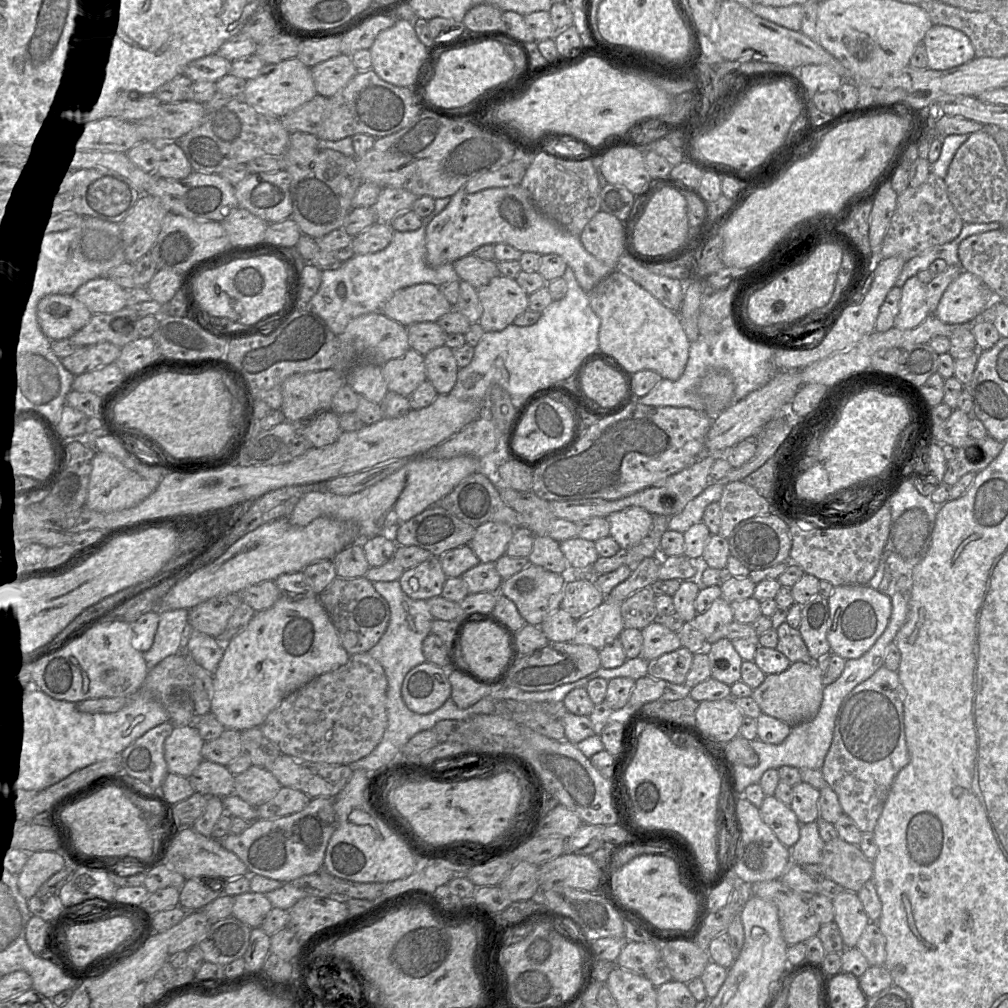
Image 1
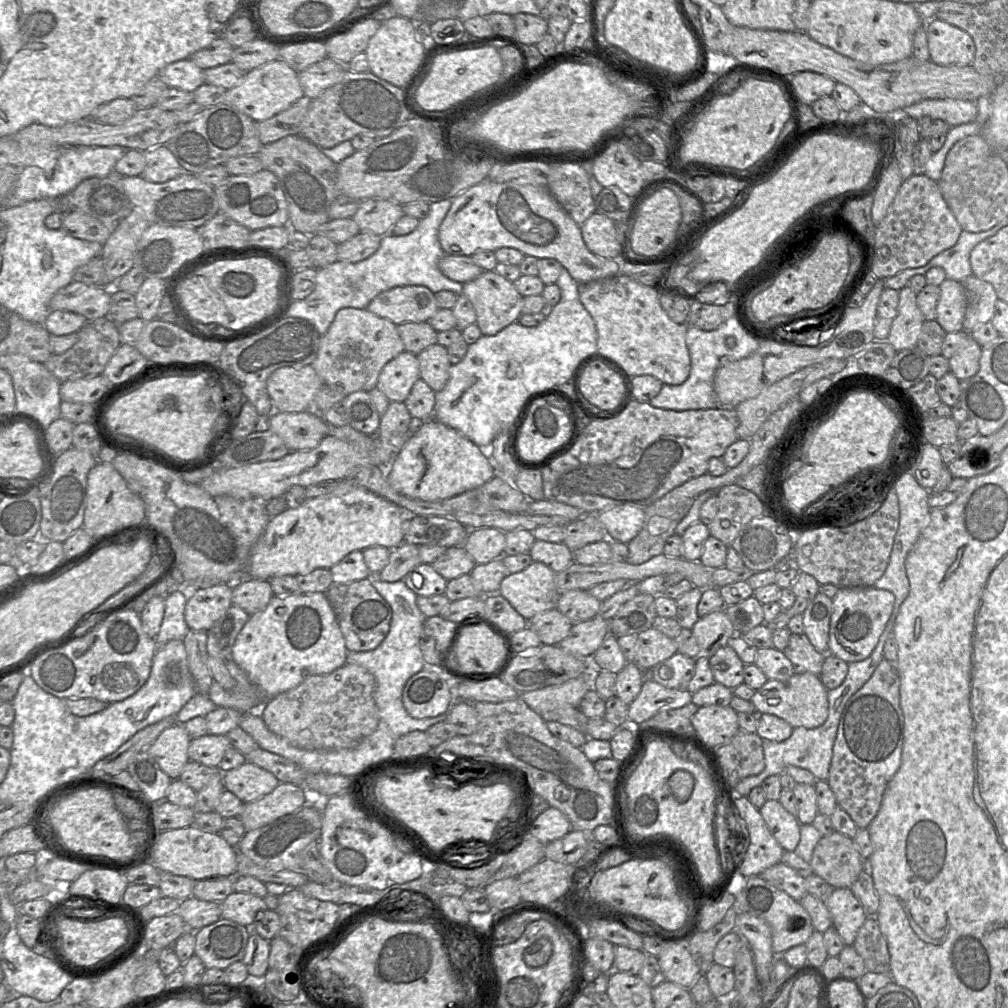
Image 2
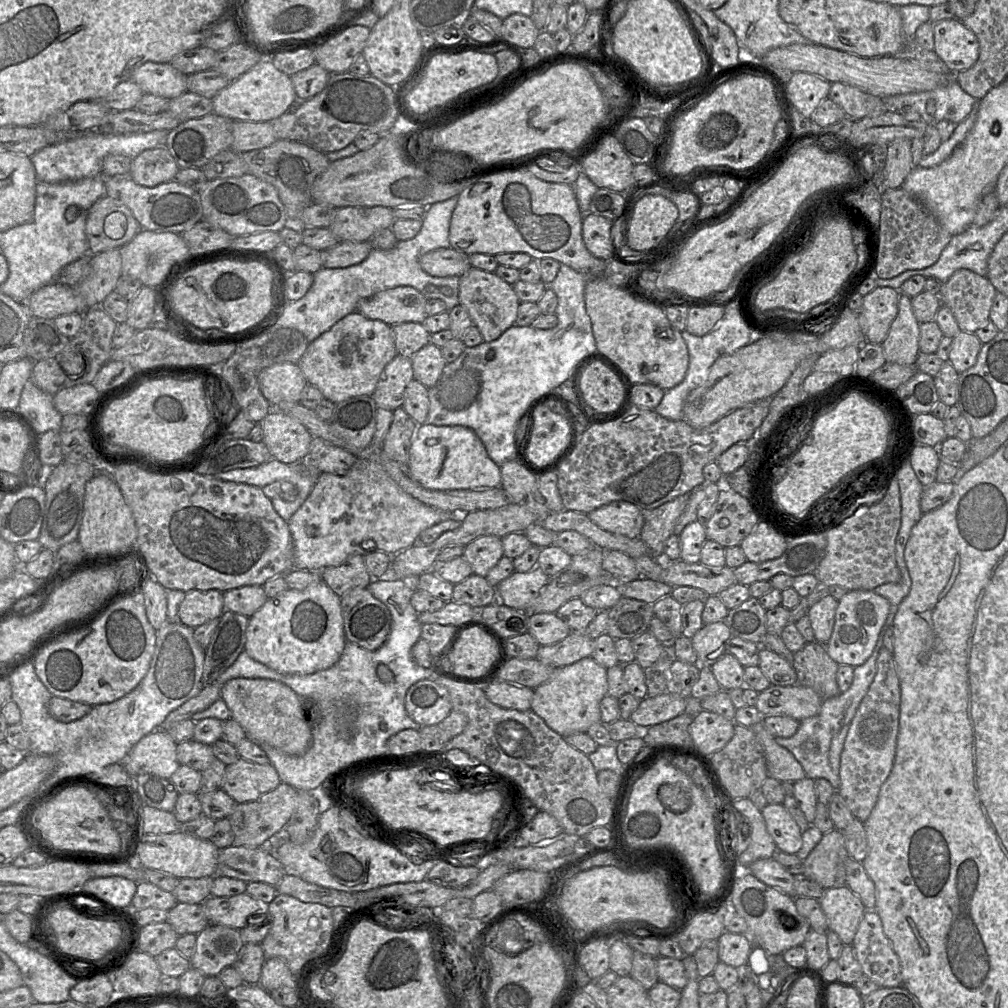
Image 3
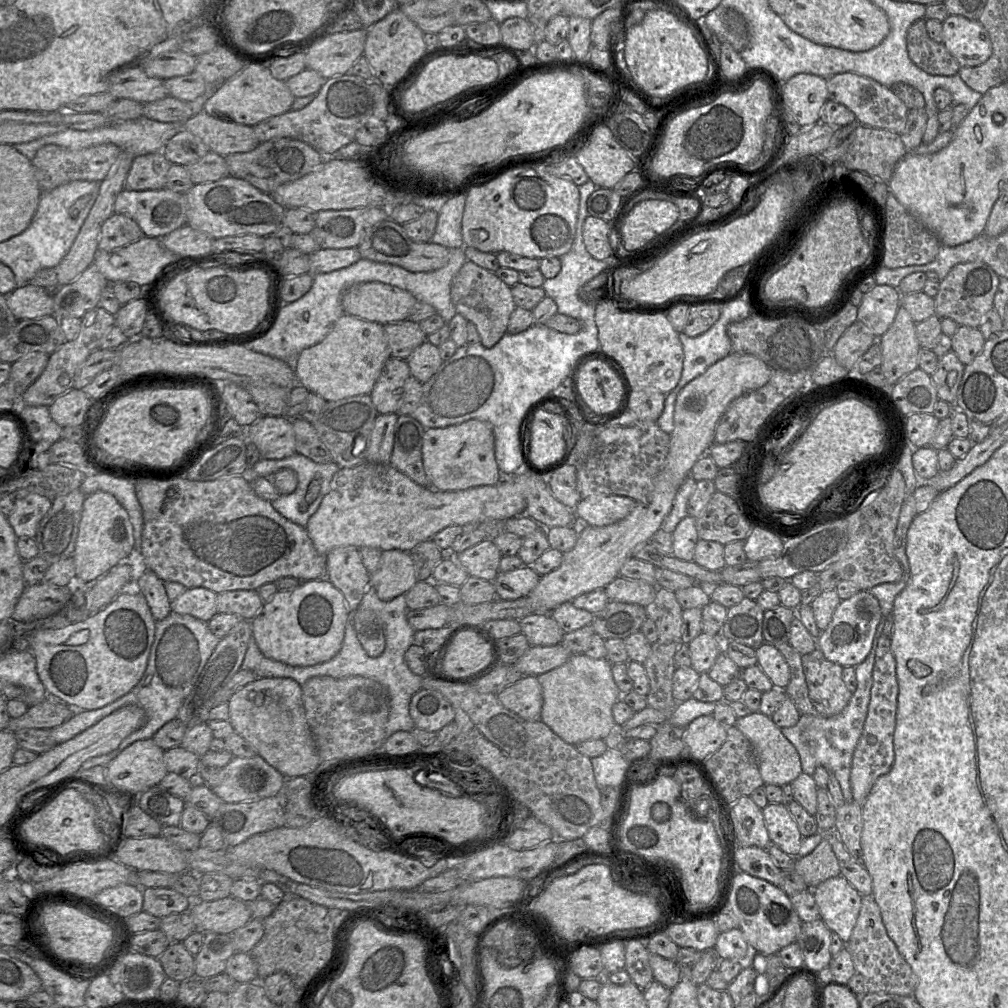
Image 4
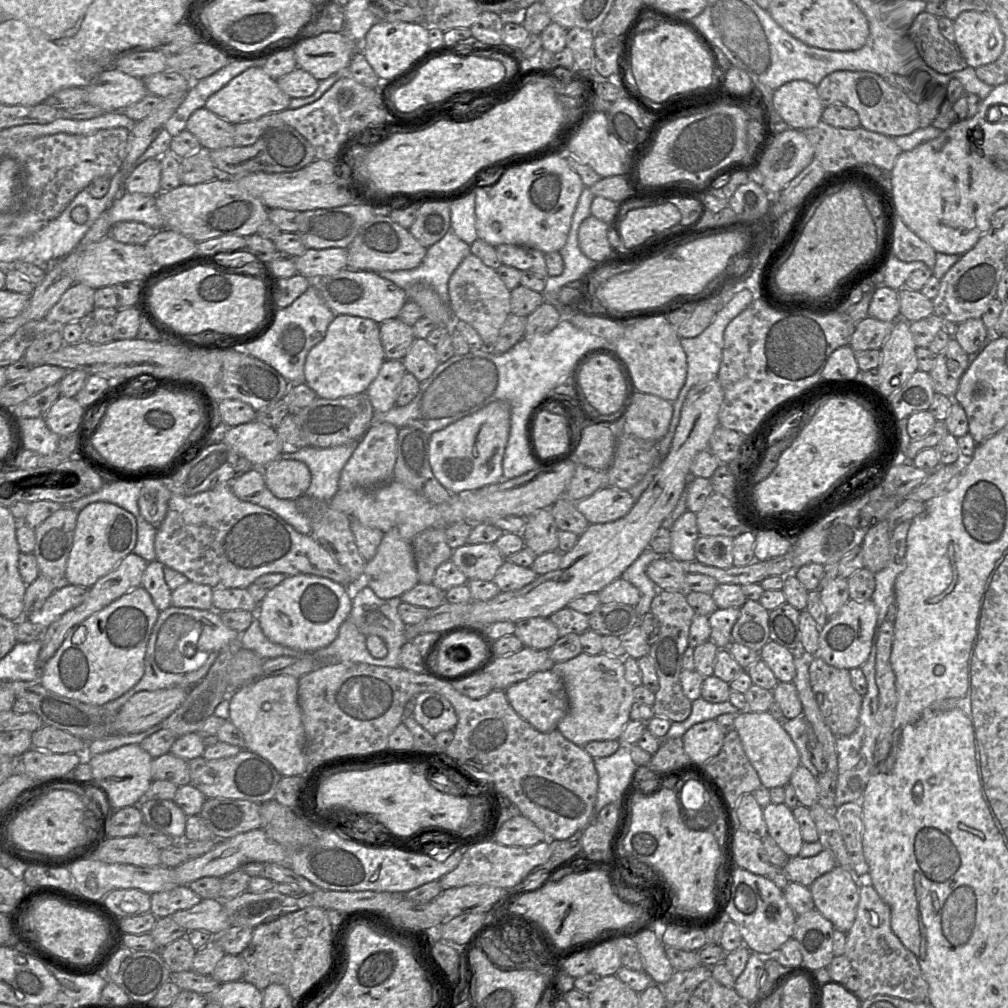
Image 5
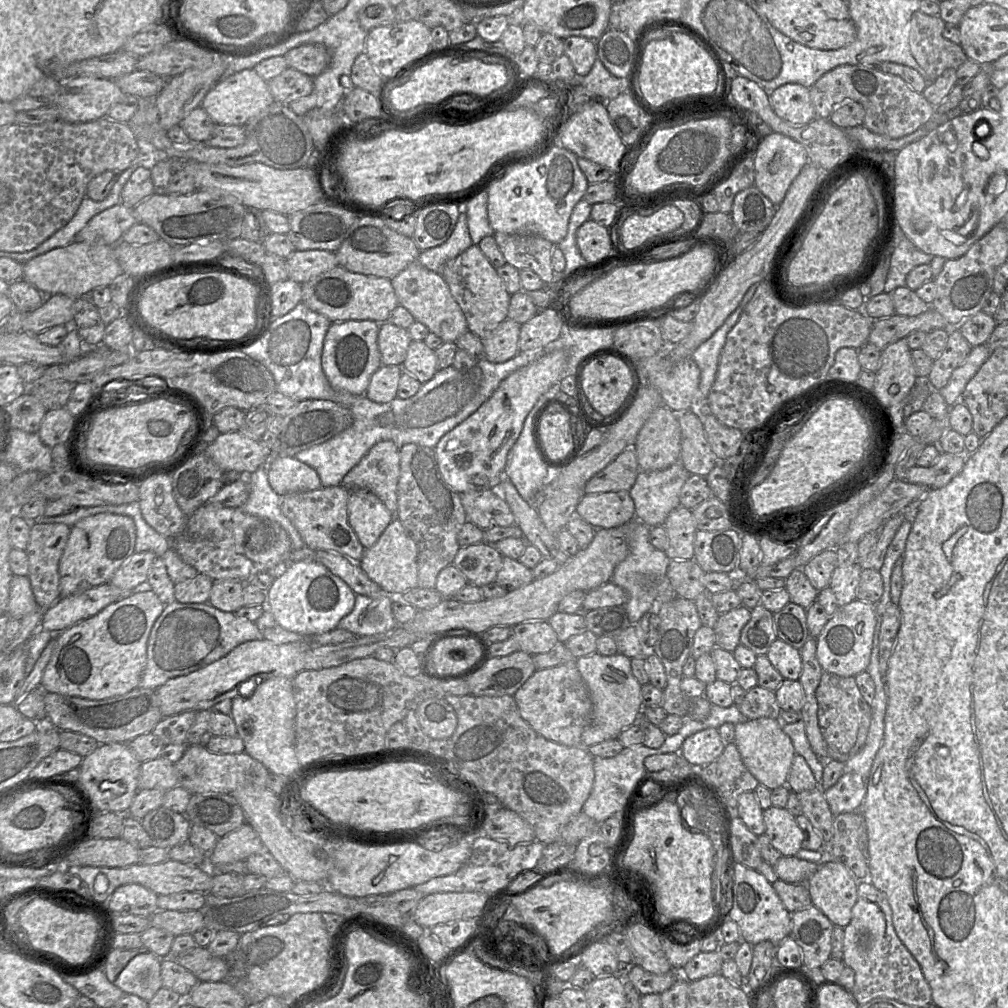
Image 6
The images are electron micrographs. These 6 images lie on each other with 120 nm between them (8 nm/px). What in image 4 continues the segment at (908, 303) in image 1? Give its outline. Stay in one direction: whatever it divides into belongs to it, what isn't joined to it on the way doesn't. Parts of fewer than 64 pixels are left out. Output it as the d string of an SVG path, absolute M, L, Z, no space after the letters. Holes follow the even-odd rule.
M900 306L889 329L878 338L882 353L880 367L888 386L894 386L901 378L919 368L920 345L915 325L908 311Z

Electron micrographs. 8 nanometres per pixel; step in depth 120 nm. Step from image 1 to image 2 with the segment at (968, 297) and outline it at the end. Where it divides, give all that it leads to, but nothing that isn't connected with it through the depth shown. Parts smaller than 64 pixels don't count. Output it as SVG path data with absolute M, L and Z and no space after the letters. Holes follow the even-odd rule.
M946 279L941 283L940 298L936 308L936 320L946 333L963 330L967 307L966 292L963 285Z

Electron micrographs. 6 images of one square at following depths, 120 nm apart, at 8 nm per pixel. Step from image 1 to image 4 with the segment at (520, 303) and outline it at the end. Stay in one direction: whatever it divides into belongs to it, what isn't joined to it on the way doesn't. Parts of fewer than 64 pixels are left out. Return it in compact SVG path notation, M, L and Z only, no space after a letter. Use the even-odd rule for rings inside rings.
M468 260L452 281L451 300L457 313L475 324L481 337L481 344L486 348L493 347L507 332L510 316L516 308L511 287L498 278L494 272Z

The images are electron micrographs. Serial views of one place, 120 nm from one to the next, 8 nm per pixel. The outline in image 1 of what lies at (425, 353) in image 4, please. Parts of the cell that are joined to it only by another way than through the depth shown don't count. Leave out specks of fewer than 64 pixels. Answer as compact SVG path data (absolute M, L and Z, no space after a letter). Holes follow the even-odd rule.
M445 345L424 355L427 380L438 394L449 394L455 386L459 367L453 350Z

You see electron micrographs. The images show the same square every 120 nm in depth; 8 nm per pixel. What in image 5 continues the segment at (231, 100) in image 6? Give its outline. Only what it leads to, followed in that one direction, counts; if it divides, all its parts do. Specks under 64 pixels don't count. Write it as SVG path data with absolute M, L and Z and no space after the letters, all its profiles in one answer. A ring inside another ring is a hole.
M251 67L212 94L206 100L204 107L228 122L238 124L256 120L270 113L286 110L291 99L280 89L277 81L272 79L263 68Z

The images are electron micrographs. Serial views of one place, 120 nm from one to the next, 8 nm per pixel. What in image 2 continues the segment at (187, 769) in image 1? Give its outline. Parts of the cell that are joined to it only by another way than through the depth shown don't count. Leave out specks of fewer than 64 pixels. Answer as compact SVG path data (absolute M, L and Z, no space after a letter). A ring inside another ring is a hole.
M182 724L165 729L148 748L148 753L171 780L179 779L184 766L190 761L188 747L191 738Z

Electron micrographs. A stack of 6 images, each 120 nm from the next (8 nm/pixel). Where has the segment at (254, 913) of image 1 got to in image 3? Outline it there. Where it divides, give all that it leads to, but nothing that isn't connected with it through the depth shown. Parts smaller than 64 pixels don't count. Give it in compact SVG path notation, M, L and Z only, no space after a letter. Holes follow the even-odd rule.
M246 891L229 897L210 896L202 904L210 924L236 929L244 928L252 914L267 906Z

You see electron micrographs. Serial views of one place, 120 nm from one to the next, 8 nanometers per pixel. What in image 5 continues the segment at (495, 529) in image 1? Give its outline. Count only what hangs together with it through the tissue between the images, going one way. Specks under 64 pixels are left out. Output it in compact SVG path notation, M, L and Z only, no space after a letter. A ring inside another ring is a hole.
M466 544L453 550L450 561L468 580L493 581L505 557L495 544Z

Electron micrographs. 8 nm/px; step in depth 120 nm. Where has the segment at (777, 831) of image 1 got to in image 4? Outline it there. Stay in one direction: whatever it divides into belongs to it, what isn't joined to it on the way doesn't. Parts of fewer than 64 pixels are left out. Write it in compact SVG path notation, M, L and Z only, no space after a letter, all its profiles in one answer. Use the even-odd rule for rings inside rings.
M768 803L763 809L765 825L771 843L792 857L798 857L802 835L788 806L783 803Z

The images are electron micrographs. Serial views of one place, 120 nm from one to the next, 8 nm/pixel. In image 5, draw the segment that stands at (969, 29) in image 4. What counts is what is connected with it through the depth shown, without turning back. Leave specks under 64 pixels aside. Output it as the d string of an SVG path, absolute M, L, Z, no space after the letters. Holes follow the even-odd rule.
M989 10L963 11L953 21L955 42L969 67L995 62L1003 52L1005 37L999 21Z

